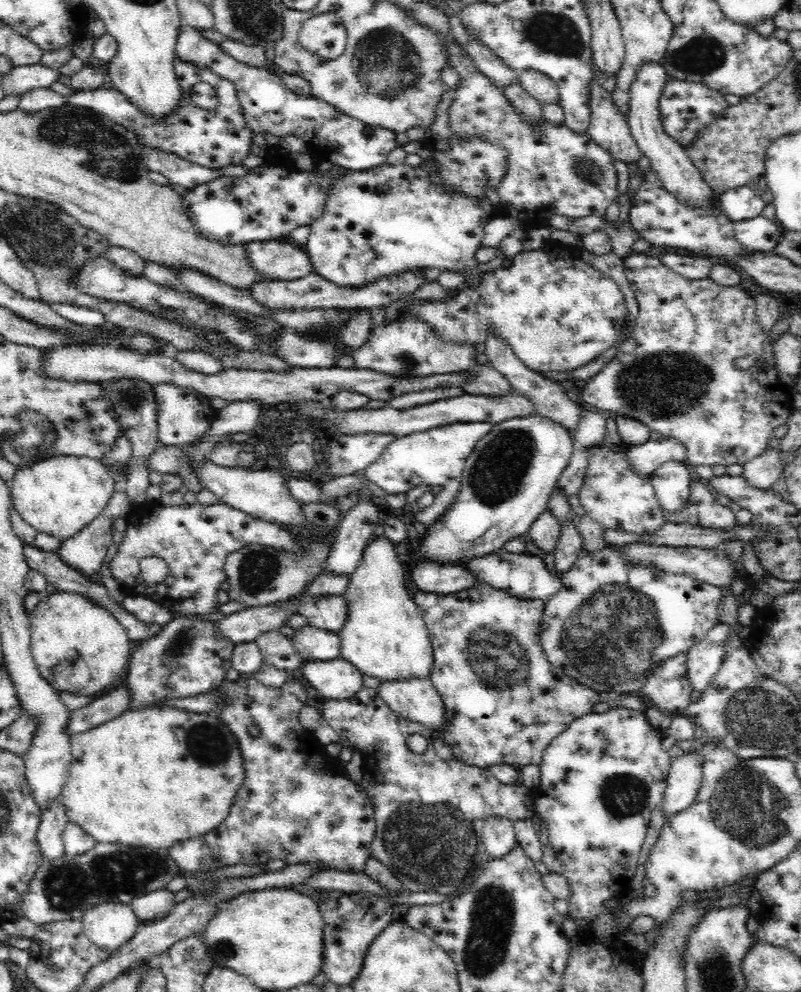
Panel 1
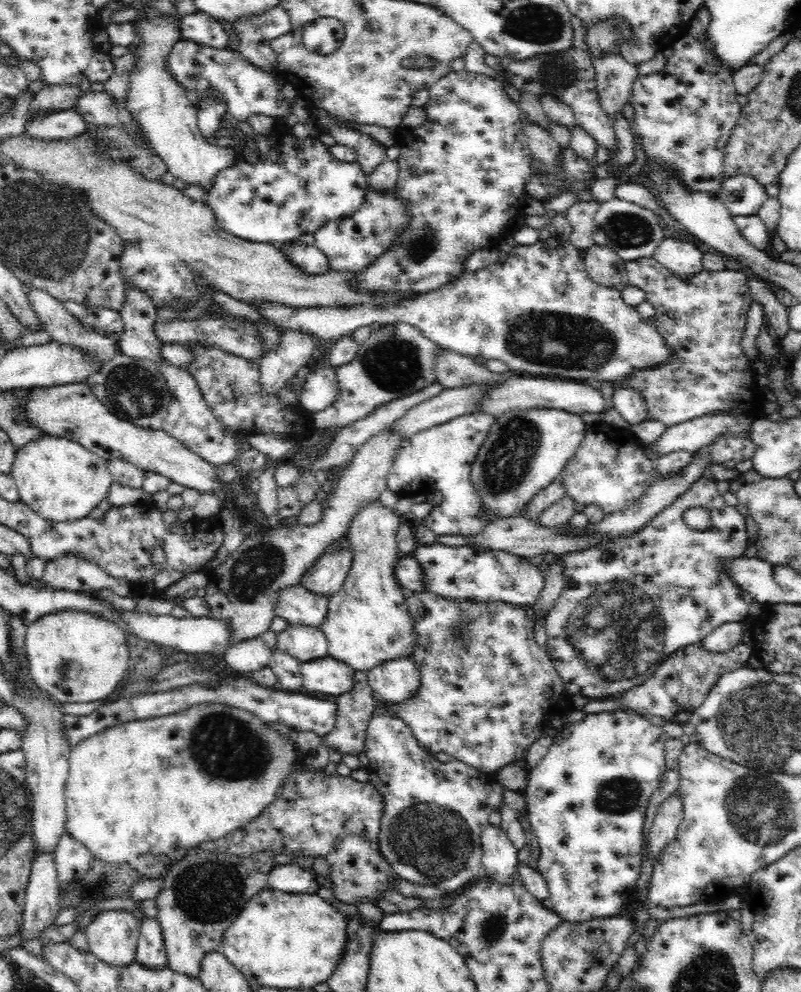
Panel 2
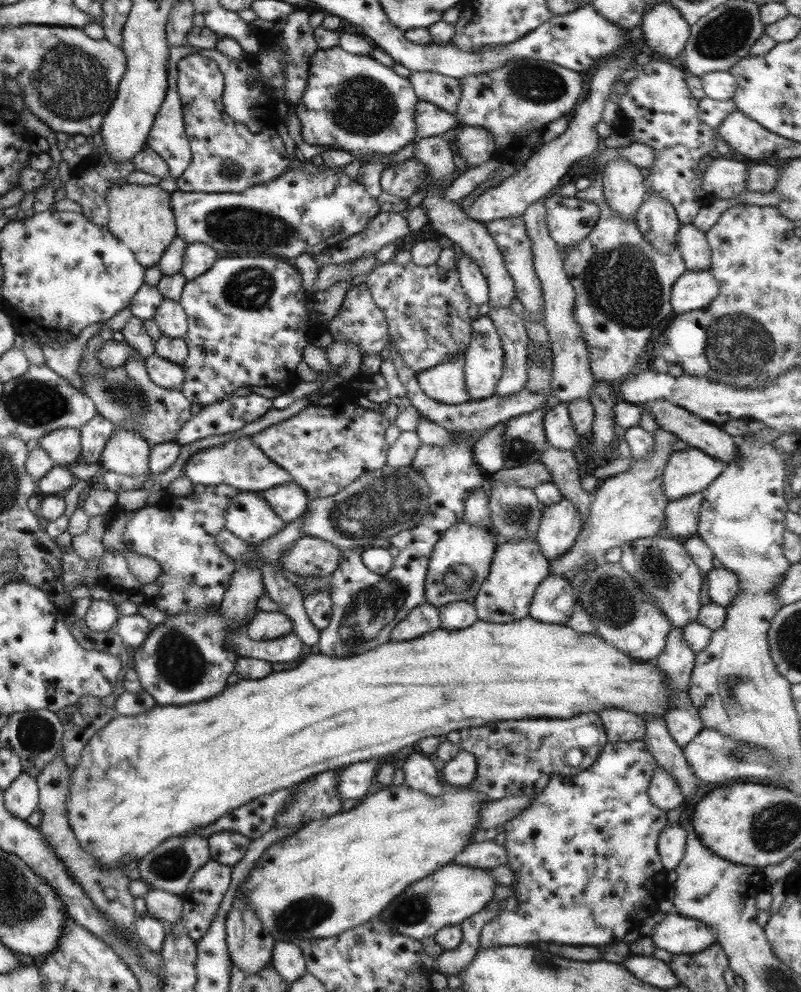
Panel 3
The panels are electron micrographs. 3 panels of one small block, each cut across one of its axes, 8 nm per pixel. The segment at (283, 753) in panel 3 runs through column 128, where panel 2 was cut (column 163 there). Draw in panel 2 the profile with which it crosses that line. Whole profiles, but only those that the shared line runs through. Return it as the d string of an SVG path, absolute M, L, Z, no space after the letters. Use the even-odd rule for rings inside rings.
M220 703L197 704L188 710L183 710L180 714L119 723L98 734L82 738L76 746L70 749L69 773L65 786L65 827L72 838L86 845L94 858L110 863L110 865L126 862L134 867L144 879L159 879L161 872L172 868L198 844L208 840L218 840L256 818L276 798L278 788L282 786L282 780L286 778L286 774L290 774L290 762L296 762L296 758L298 758L298 747L292 741L269 730L250 712Z

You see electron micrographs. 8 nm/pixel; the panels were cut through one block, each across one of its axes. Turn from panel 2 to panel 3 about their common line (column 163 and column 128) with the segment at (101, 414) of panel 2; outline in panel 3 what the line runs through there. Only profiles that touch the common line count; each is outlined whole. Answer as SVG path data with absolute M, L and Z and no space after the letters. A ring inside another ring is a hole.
M113 429L103 447L99 464L103 471L125 476L139 476L148 471L151 445L139 433L129 429Z

